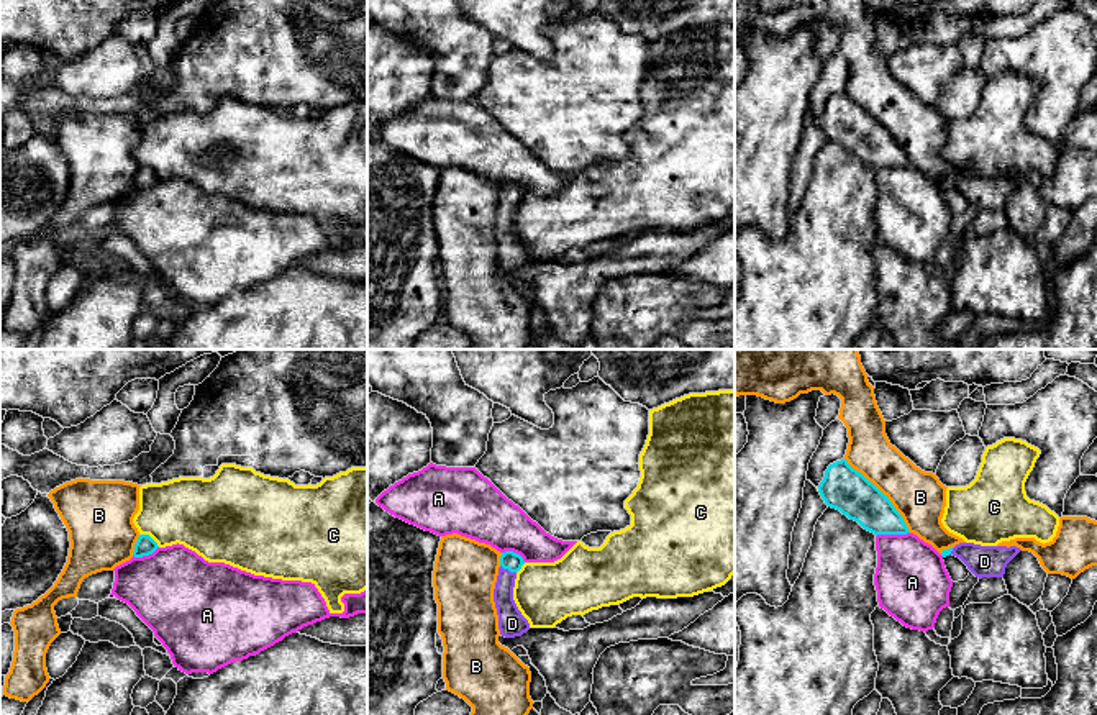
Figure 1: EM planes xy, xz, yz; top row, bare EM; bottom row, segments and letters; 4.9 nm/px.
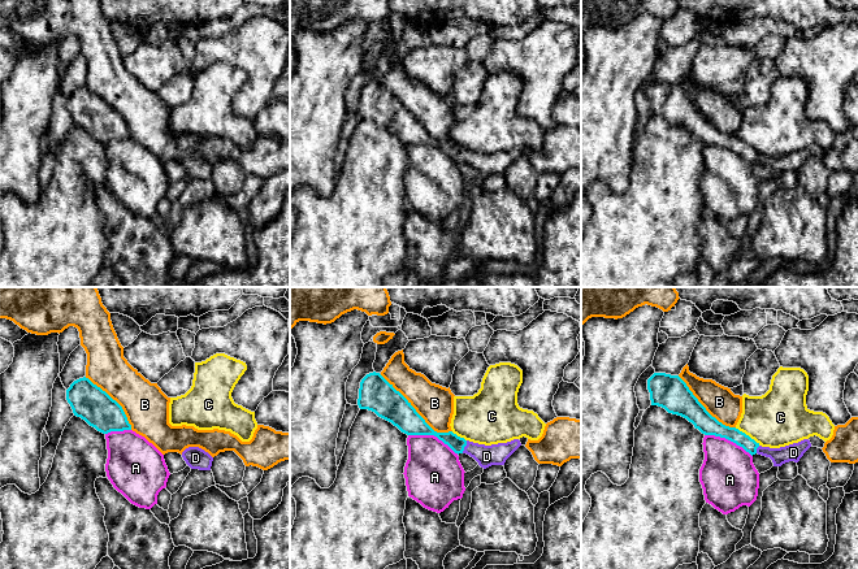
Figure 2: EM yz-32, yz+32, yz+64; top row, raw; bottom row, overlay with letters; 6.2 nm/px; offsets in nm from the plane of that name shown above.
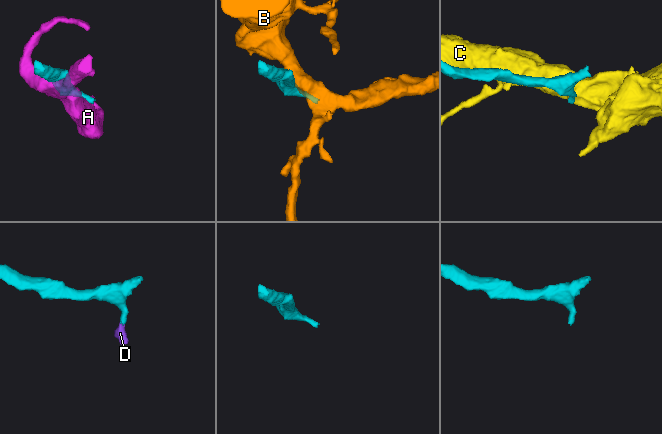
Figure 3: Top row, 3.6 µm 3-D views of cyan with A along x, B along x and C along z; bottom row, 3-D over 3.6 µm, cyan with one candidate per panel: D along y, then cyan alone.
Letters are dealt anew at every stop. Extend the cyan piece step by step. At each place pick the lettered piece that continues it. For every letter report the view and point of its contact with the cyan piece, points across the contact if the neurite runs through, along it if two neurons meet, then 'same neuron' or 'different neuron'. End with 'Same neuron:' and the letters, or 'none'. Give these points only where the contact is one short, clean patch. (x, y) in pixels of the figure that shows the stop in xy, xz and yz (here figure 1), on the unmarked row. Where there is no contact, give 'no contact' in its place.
A: meets cyan in yz at (892, 166); different neuron
B: meets cyan in yz at (883, 127); different neuron
C: meets cyan in xy at (150, 169); border along xy (140, 166), (146, 166), (159, 179); different neuron
D: meets cyan in xz at (509, 202); runs through xz (509, 192), (509, 202), (505, 240), (510, 253); same neuron
Same neuron: D

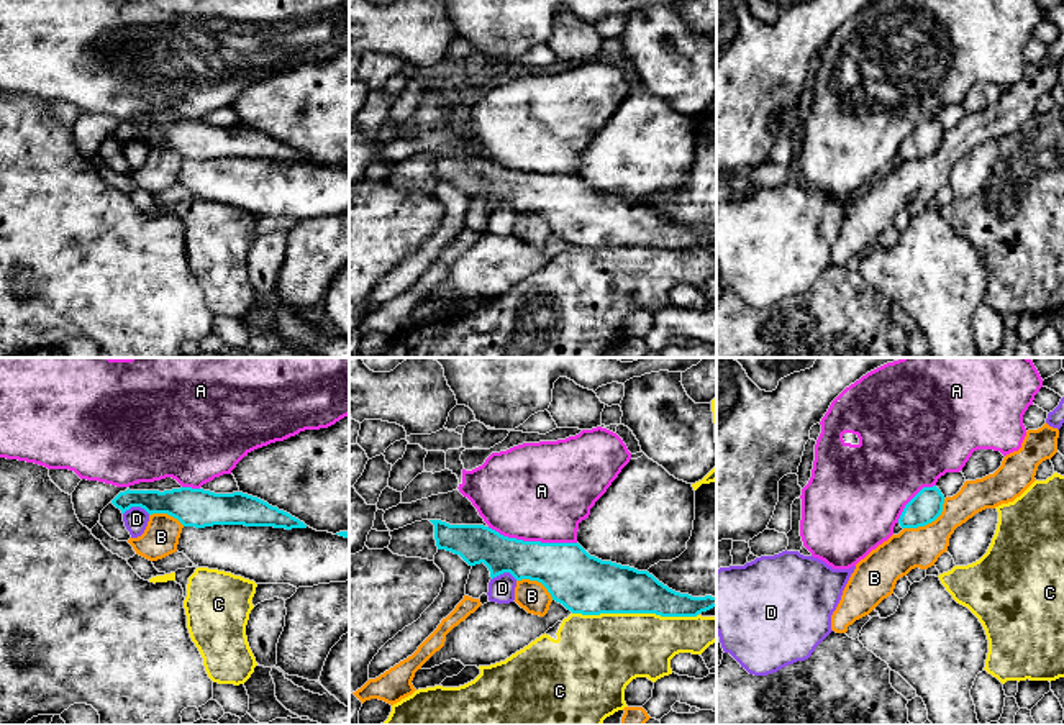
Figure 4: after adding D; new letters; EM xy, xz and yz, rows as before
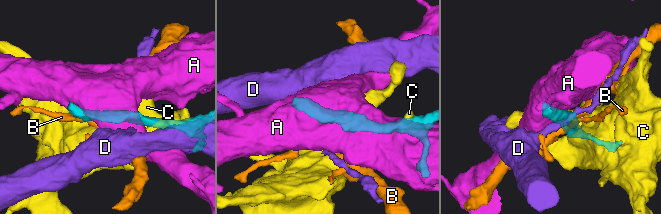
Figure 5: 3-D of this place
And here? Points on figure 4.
A: meets cyan in xz at (532, 174); different neuron
B: meets cyan in yz at (928, 155); border along yz (945, 132), (943, 143), (933, 153), (904, 161); different neuron
C: meets cyan in xz at (635, 245); different neuron
D: meets cyan in xy at (136, 138); border along xy (123, 145), (131, 140), (143, 140), (150, 146); different neuron
Same neuron: none

